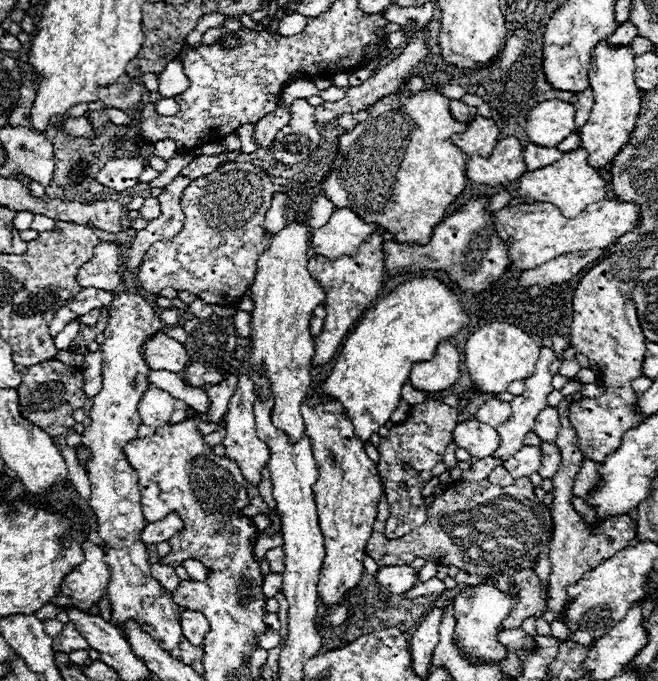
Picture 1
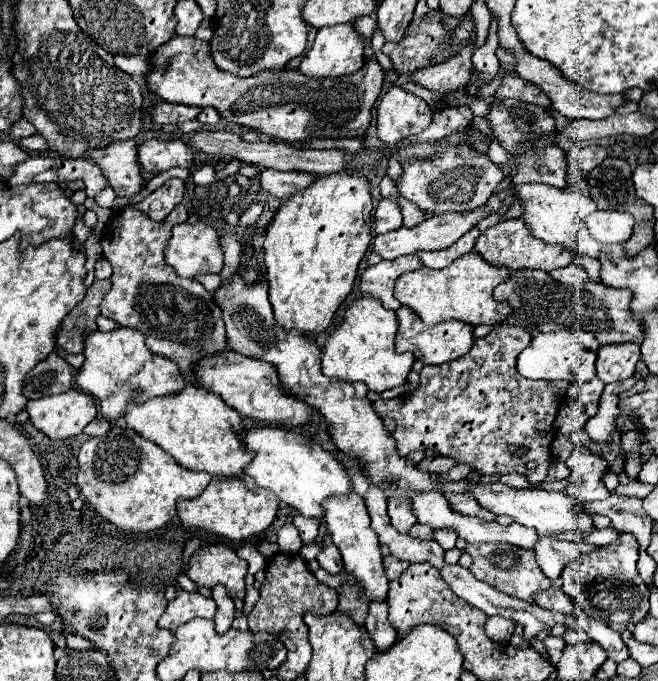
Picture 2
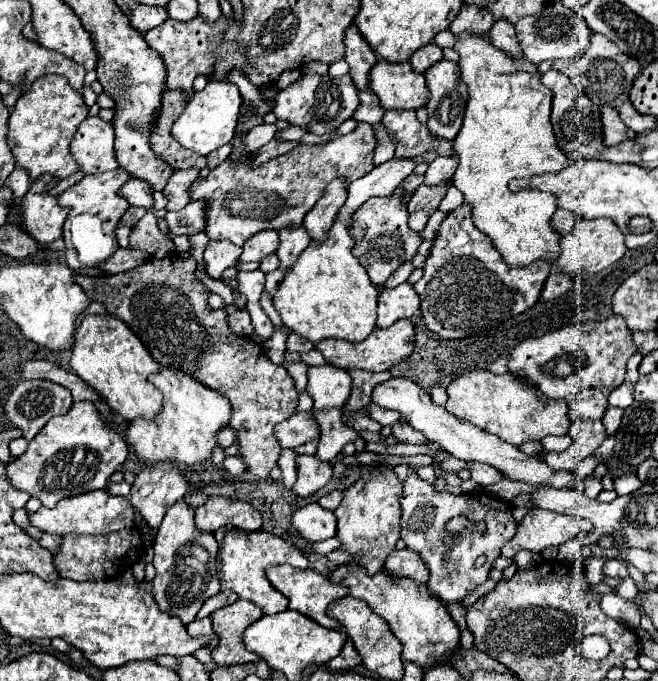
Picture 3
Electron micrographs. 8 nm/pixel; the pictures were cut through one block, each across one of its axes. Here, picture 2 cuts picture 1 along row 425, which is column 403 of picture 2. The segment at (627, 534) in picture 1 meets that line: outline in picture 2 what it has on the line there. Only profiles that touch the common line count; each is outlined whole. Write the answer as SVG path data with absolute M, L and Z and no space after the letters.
M388 554L388 556L384 558L384 572L386 572L388 580L396 580L408 566L410 566L408 562L402 562L402 560L398 560L398 558L392 556L392 554Z

